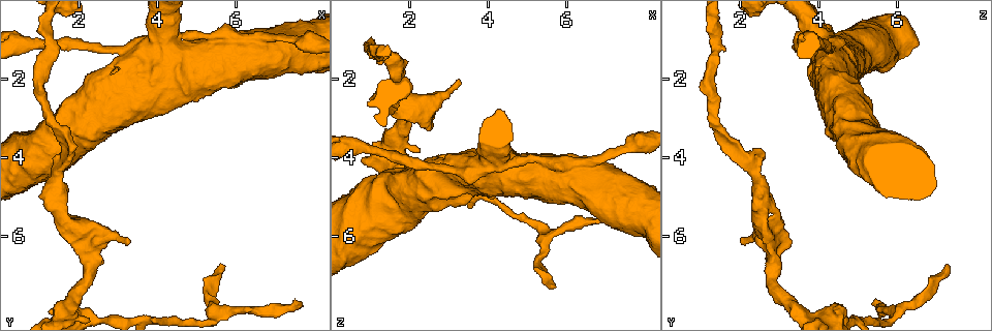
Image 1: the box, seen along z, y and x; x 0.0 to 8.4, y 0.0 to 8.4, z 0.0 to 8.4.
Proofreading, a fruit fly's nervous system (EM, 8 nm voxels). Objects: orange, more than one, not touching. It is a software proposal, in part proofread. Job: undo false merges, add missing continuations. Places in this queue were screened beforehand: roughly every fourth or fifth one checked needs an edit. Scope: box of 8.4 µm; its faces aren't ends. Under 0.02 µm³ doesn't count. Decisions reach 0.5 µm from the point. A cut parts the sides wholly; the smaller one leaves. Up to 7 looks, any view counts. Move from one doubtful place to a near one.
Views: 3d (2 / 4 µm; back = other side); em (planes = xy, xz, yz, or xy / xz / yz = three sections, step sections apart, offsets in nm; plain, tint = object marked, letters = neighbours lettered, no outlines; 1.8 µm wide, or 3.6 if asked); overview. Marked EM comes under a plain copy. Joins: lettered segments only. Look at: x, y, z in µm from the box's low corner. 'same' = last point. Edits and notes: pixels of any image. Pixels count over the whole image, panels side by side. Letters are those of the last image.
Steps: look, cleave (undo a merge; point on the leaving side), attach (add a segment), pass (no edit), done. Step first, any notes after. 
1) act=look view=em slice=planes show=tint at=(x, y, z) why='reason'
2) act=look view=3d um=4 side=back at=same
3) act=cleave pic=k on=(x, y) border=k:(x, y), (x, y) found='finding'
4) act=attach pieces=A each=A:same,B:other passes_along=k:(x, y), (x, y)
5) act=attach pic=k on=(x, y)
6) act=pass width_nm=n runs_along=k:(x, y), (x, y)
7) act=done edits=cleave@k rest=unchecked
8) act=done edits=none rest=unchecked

act=look view=3d um=4 at=(6.60, 1.05, 4.25) why='thick turns thin'

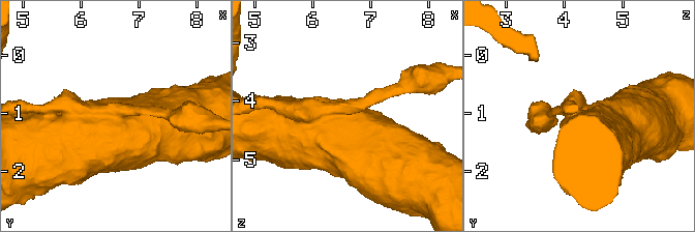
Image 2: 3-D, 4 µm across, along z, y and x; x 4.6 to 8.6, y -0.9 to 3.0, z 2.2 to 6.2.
act=look view=em um=3.6 slice=planes show=letters at=(6.60, 1.05, 4.20)

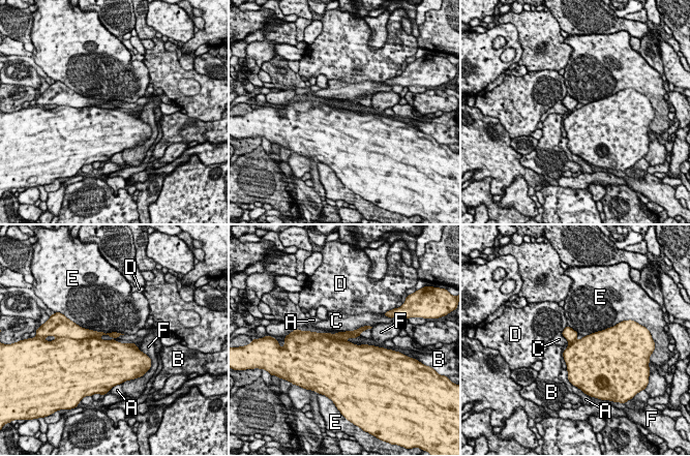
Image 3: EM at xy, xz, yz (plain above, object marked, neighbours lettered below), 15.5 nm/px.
act=cleave pic=3 on=(73, 331) each=A:other,B:other,C:other,D:other,E:other,F:other found='a second cell is stuck on'

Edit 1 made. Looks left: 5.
act=look view=3d um=2 at=(5.65, 6.65, 7.25) why='thin end'

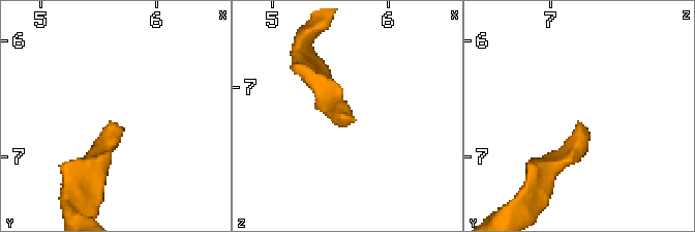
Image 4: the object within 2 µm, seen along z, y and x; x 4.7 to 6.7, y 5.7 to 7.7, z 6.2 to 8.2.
act=look view=em slice=planes show=tint at=(5.64, 6.70, 7.26) why='shape alone is not enough'

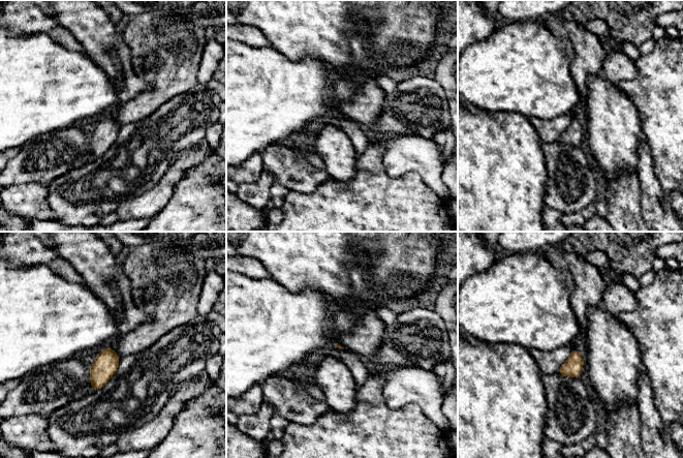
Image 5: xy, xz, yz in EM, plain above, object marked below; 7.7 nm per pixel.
act=look view=em slice=planes show=letters at=same

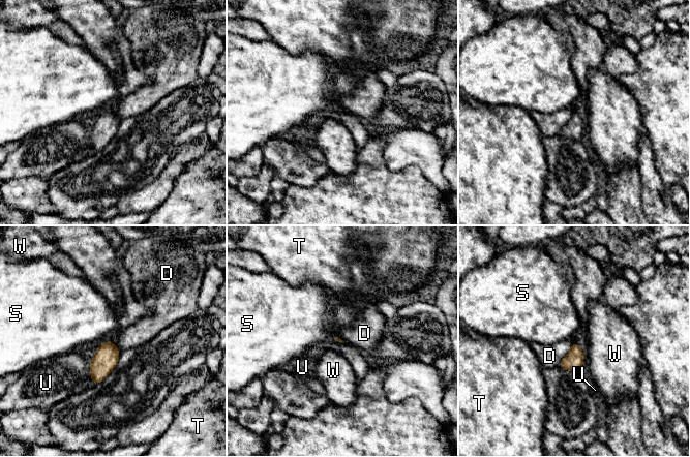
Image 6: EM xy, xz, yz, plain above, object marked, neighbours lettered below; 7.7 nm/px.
act=pass each=D:other,S:other,T:other,U:other,W:other border=6:(573, 341), (570, 351), (558, 365) found='no lettered segment goes on from it'

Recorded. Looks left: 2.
act=done edits=cleave@3 rest=unchecked

